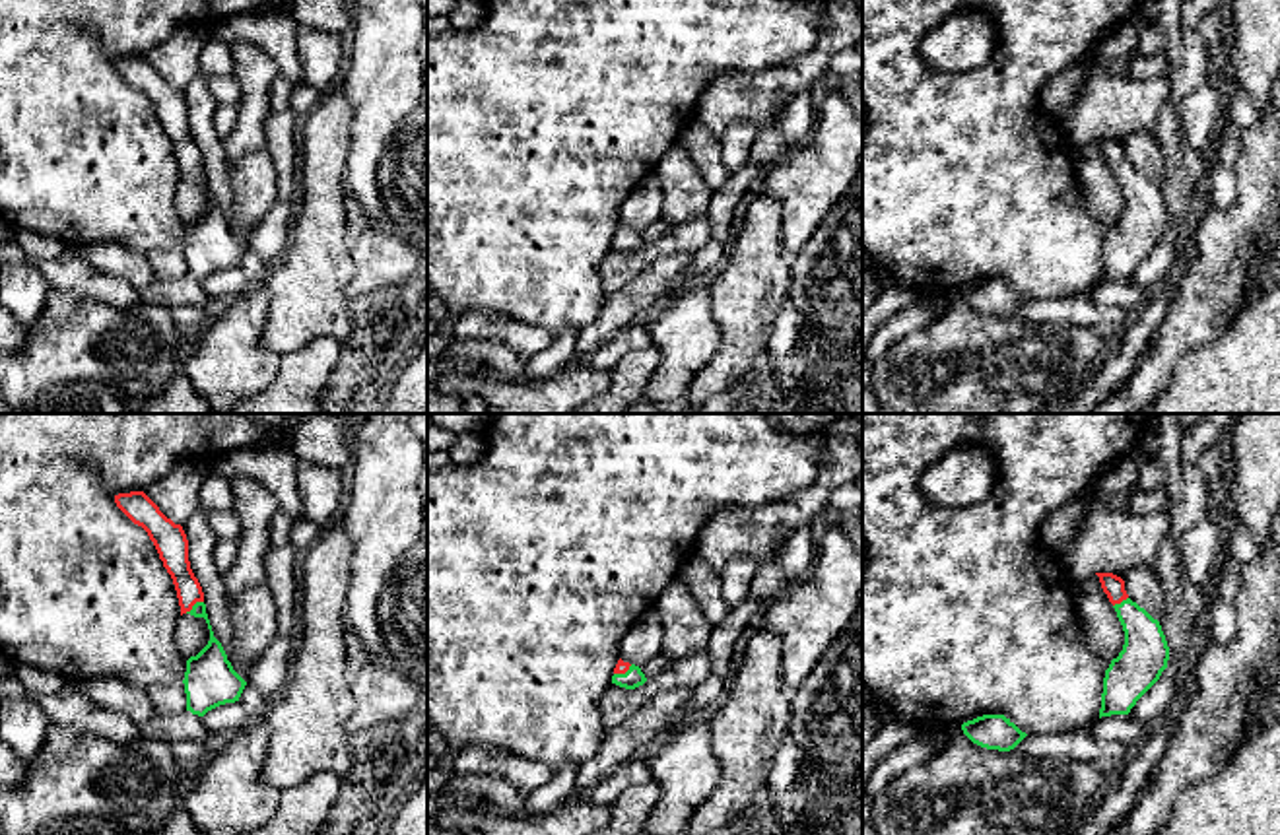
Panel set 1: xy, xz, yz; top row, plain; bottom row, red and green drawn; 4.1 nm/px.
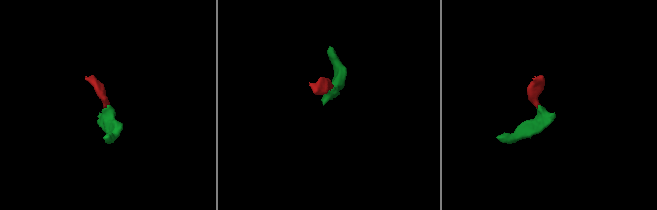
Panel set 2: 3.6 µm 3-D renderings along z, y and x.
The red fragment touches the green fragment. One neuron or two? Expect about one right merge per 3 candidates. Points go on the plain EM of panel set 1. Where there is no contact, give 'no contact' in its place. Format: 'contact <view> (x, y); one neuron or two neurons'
contact xy (193, 169); one neuron

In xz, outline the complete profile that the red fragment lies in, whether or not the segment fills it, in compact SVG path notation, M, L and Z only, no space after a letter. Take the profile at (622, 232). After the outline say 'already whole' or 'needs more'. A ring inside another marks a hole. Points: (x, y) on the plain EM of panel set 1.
M622 223L618 225L612 241L612 249L625 252L625 254L635 254L647 247L645 239L641 237L639 231L623 227Z | needs more

